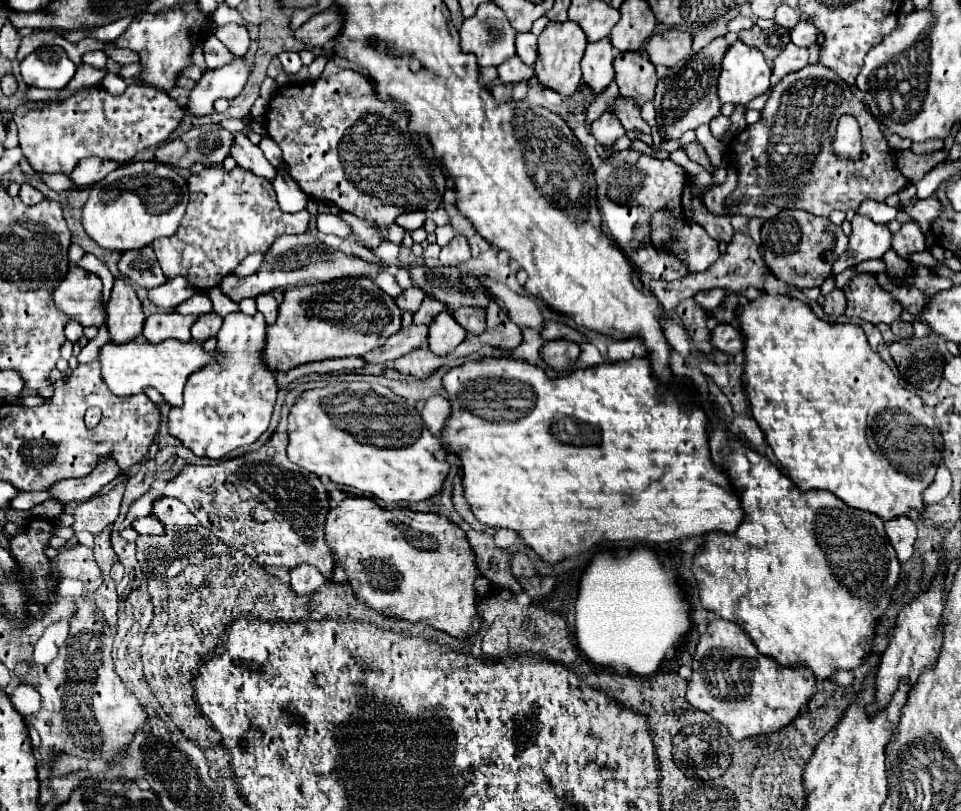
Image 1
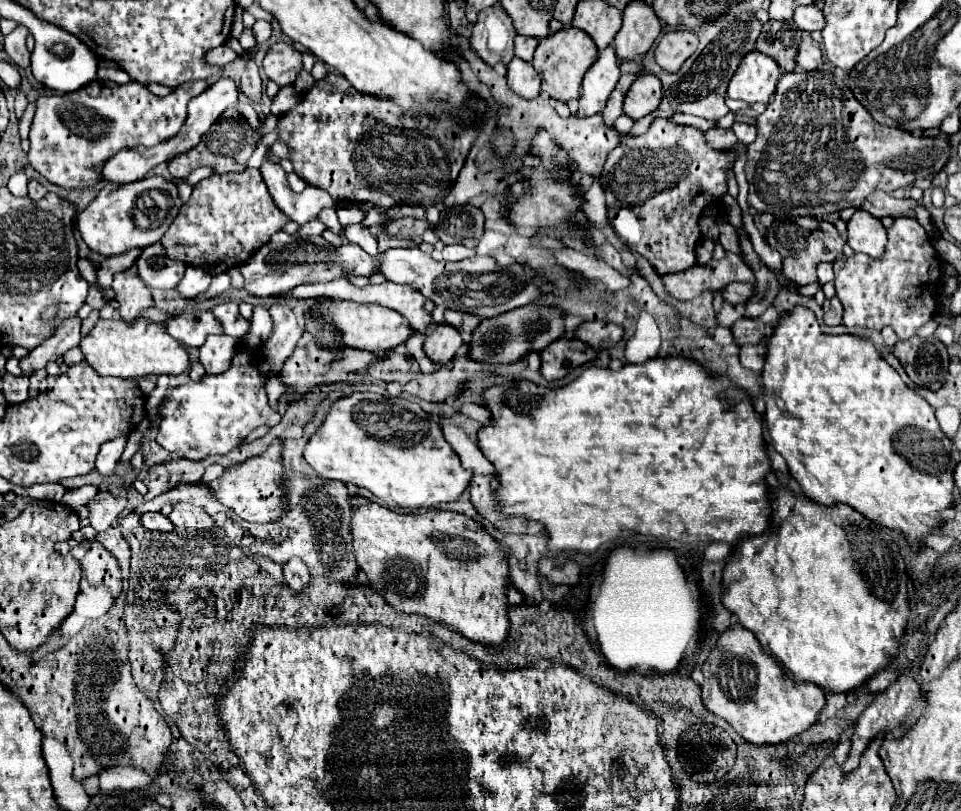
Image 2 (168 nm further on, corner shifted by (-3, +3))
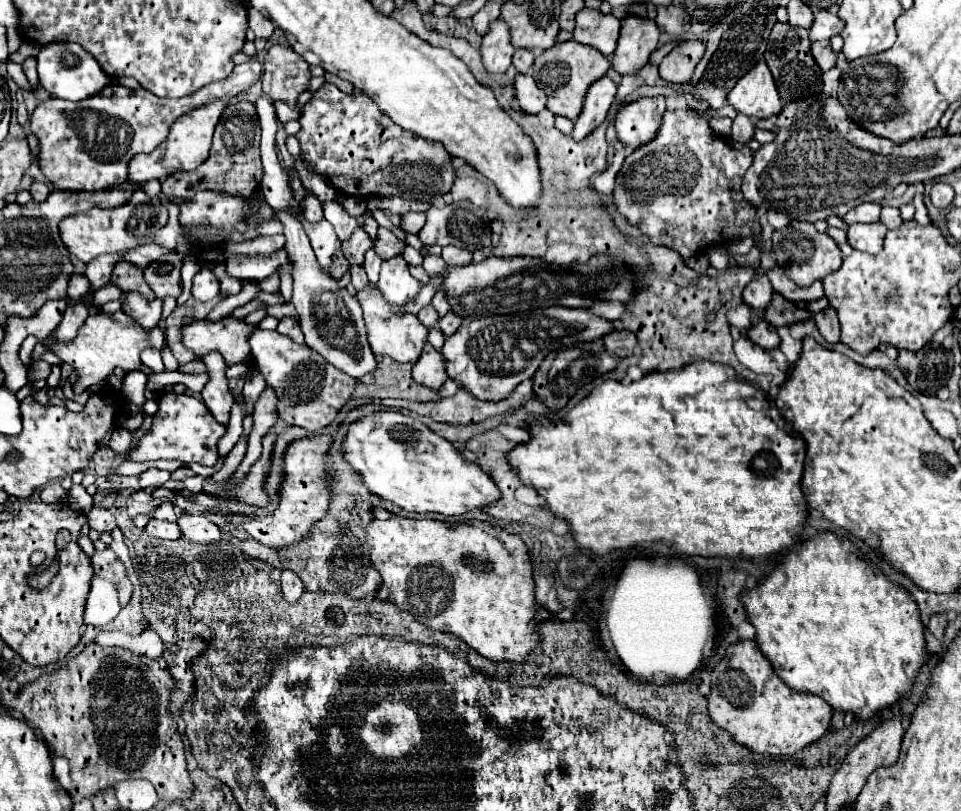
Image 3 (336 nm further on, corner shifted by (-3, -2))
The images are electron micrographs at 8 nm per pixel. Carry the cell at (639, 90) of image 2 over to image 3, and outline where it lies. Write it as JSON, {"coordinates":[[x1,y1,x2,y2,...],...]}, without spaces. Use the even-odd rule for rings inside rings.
{"coordinates":[[644,97,630,105,624,105,614,119,618,141,630,149,646,145,646,141,652,141,652,137,656,137,656,129,660,129,664,111,666,111,664,97,656,99]]}

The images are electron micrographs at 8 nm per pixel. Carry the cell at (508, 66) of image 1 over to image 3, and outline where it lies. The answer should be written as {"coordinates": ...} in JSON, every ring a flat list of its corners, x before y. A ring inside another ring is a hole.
{"coordinates":[[516,75,516,99,520,103,520,109,536,115,542,109,546,109,546,97,544,91,540,91,530,75]]}

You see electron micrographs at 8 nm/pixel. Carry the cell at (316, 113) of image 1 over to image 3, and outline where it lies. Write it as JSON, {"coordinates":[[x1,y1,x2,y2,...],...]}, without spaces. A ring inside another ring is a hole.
{"coordinates":[[324,83,312,101,304,105,300,125,302,129,296,137,304,161,346,195,360,197,374,193,378,197,432,201,448,193,456,179,450,165,452,157,440,143,400,129,360,91,346,95,336,85]]}

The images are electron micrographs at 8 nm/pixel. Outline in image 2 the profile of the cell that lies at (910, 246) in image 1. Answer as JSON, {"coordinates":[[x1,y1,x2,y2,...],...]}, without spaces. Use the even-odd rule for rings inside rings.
{"coordinates":[[900,216,894,220,894,224,887,229,888,246,882,258,862,258,862,254,854,254,850,258,840,256,834,262,834,274,836,274,836,296,840,298,844,306,844,324,846,326,866,326,874,330,882,330,884,326,892,326,900,340,908,340,914,336,914,332,924,326,932,314,934,314,934,298,936,286,940,282,940,260,936,256,936,250,932,246,930,236,924,232,924,228,918,224,916,218]]}

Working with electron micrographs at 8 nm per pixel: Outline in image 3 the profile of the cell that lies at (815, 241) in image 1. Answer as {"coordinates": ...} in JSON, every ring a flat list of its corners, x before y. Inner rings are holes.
{"coordinates":[[792,221,786,229,776,231,772,237,774,243,774,257,776,263,784,269,784,273,798,285,798,287,808,287,814,281,826,277,828,273,834,273,842,265,842,253,834,239,830,239,826,233,818,233,812,223,802,223,802,221]]}

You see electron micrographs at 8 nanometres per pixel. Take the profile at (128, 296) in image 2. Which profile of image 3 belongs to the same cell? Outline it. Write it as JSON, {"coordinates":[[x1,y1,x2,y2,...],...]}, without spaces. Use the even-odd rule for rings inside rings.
{"coordinates":[[120,261,116,263,114,271,112,271,112,283,118,285,122,291,138,291,148,299,154,299,152,289,148,287,148,283,144,281,144,271,128,261]]}

